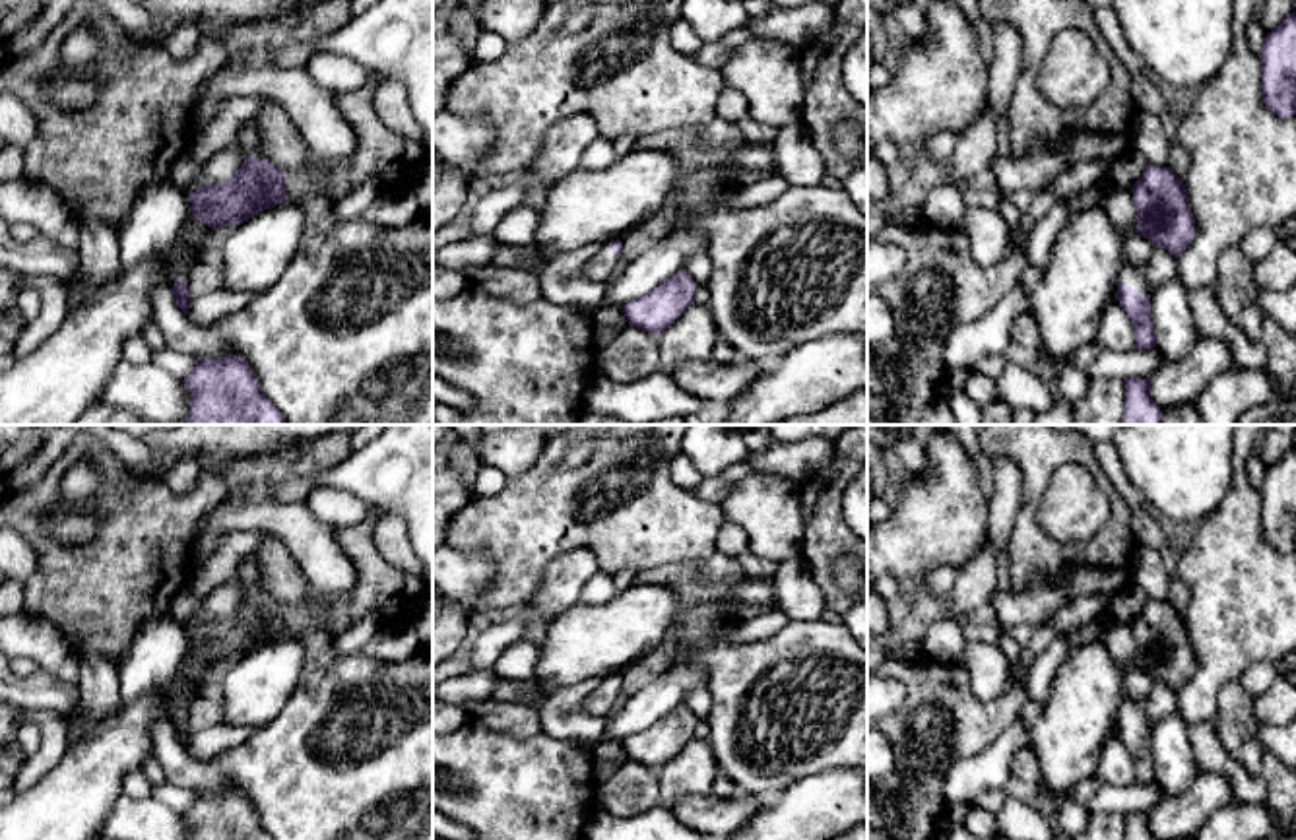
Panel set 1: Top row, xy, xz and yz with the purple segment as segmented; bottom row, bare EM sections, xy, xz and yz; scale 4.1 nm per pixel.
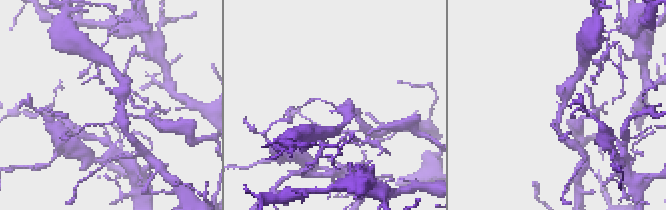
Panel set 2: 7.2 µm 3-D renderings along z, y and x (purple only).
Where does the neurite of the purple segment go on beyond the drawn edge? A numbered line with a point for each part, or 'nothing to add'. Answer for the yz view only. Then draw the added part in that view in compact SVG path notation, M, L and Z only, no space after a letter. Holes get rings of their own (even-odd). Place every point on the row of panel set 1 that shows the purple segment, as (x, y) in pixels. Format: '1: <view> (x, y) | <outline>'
1: yz (1130, 274) | M1129 262L1123 264L1123 270L1119 274L1119 283L1127 283L1133 291L1137 291L1143 297L1150 297L1152 293L1152 287L1141 275L1139 266Z

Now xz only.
1: xz (600, 266) | M605 242L596 252L596 256L582 268L582 274L592 281L605 283L619 258L621 256L611 250L609 242Z

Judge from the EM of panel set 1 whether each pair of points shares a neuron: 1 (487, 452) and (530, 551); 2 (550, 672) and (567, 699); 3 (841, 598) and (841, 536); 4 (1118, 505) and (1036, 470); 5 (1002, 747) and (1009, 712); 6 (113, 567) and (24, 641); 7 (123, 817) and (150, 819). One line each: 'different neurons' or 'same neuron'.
1: different neurons
2: different neurons
3: same neuron
4: same neuron
5: different neurons
6: different neurons
7: same neuron

